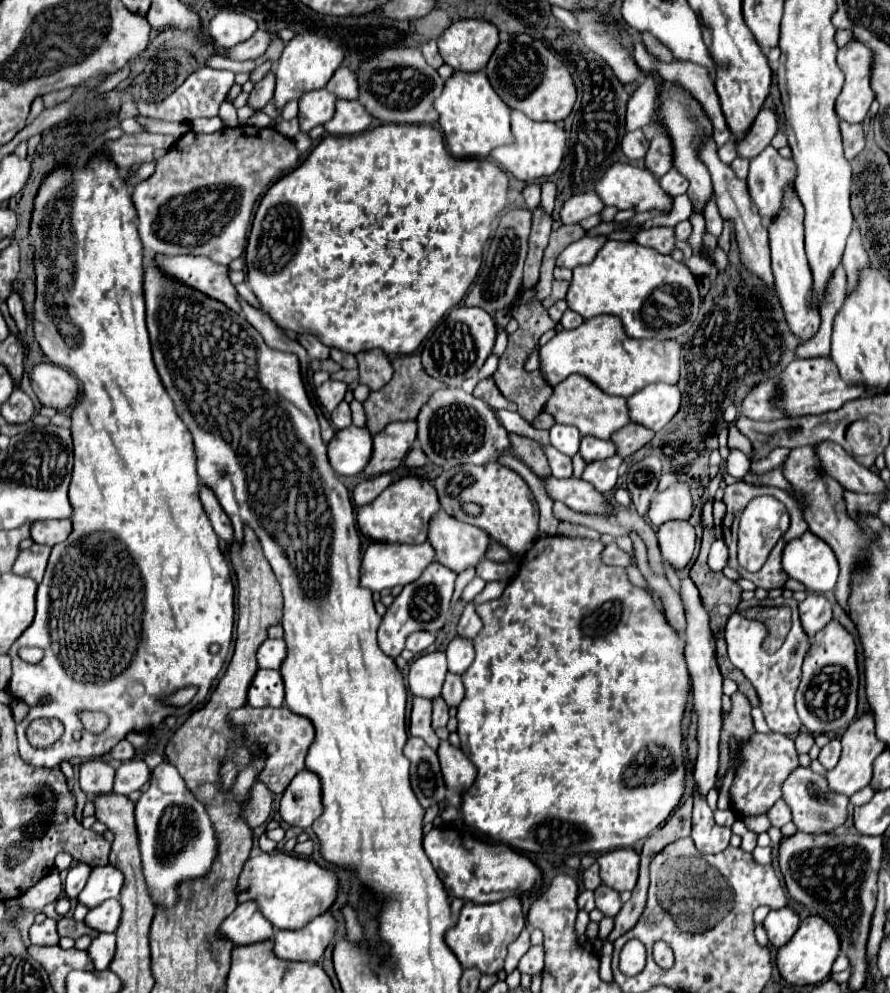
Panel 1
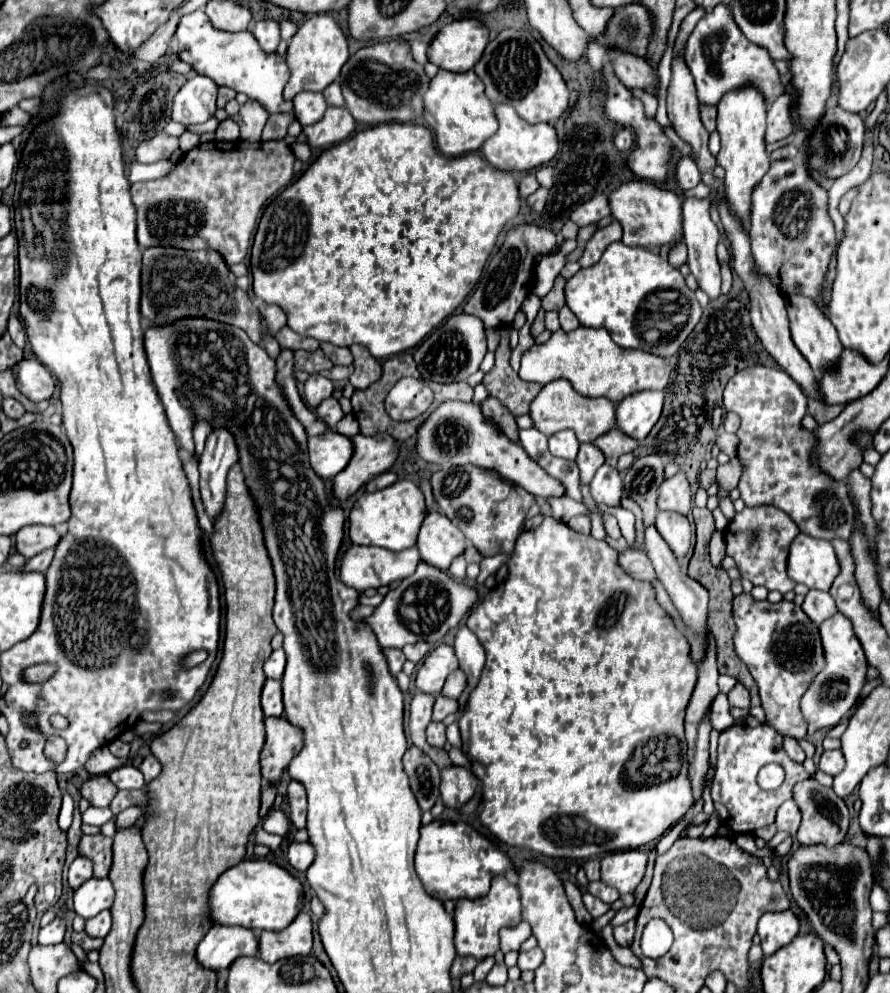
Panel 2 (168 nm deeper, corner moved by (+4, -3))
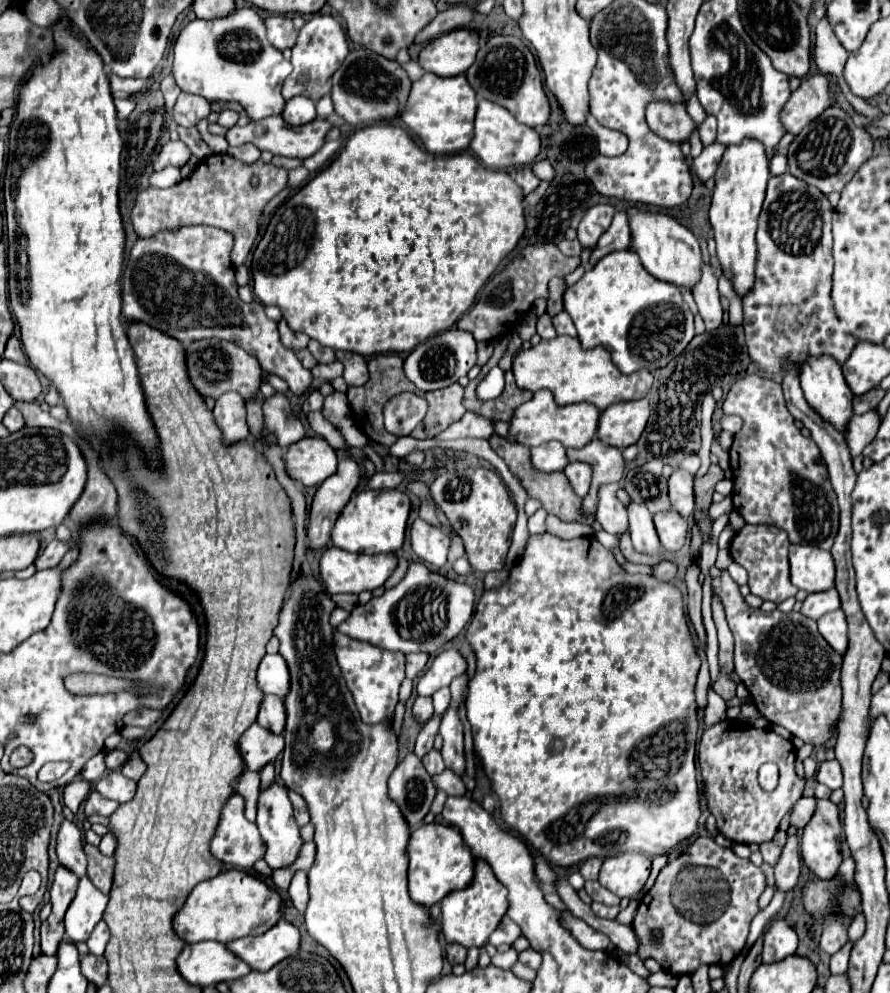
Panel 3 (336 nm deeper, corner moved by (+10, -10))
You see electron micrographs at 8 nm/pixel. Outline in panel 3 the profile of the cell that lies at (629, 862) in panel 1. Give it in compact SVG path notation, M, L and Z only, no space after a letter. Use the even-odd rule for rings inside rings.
M621 853L603 861L599 883L619 897L631 897L643 889L651 871L651 859L641 853Z

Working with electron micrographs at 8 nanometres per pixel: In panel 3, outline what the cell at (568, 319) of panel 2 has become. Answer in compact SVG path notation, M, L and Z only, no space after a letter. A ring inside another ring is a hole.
M561 311L557 317L553 317L553 325L557 329L557 335L569 335L569 337L577 337L577 331L575 331L575 325L571 321L571 317Z

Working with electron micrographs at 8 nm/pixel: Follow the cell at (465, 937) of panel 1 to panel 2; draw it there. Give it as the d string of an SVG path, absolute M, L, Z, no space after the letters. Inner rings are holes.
M493 876L491 890L487 896L475 900L457 900L455 904L455 948L459 956L475 956L483 960L499 950L499 930L503 926L515 926L521 920L519 890L507 882L505 876Z

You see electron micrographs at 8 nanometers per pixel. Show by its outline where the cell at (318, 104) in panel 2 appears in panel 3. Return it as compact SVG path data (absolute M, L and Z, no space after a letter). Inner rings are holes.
M301 95L297 99L289 99L287 105L285 105L285 111L281 113L281 117L289 125L305 125L305 123L309 123L317 117L315 103L311 99L301 97Z

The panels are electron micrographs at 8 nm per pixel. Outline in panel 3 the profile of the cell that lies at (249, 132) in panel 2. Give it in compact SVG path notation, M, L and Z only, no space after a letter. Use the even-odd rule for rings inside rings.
M245 143L241 147L229 147L227 153L241 159L241 161L245 161L245 163L253 163L253 161L257 161L261 157L261 151L253 143Z

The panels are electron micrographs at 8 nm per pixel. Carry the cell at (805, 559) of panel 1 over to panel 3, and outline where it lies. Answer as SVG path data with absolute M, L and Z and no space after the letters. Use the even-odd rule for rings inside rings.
M809 545L789 547L791 583L807 593L821 593L833 587L833 557L829 551Z

